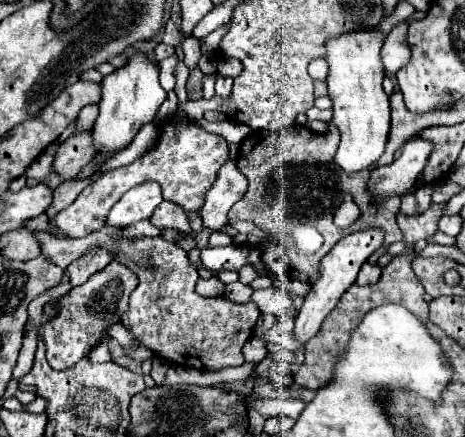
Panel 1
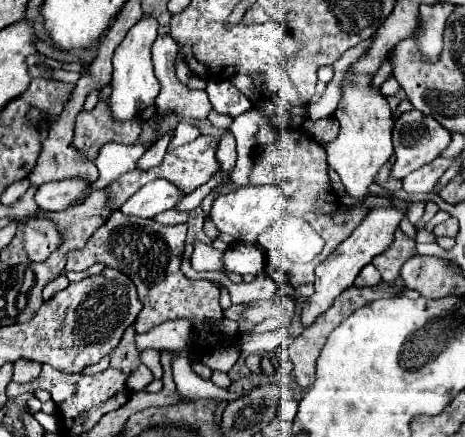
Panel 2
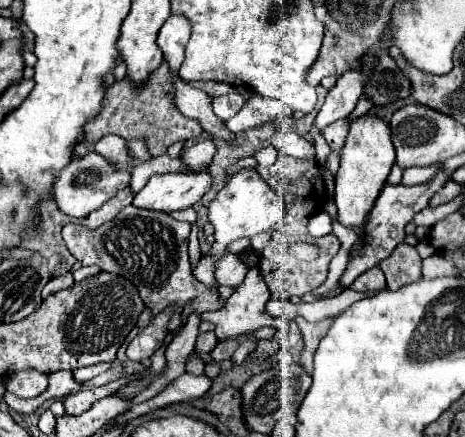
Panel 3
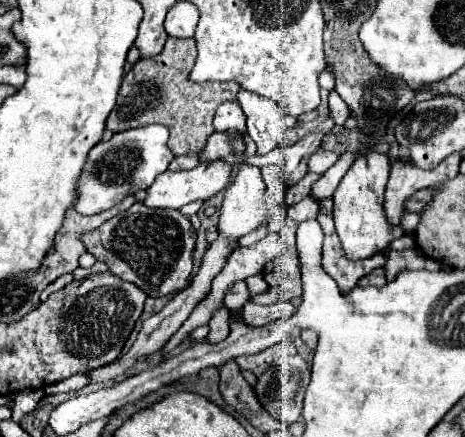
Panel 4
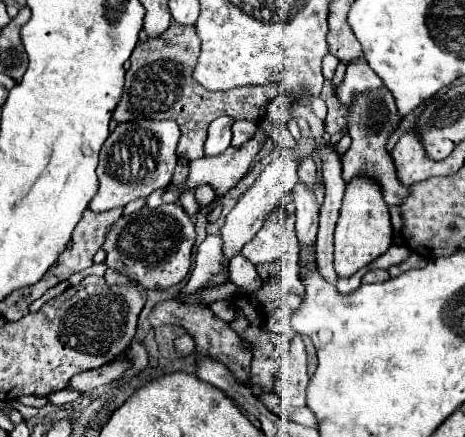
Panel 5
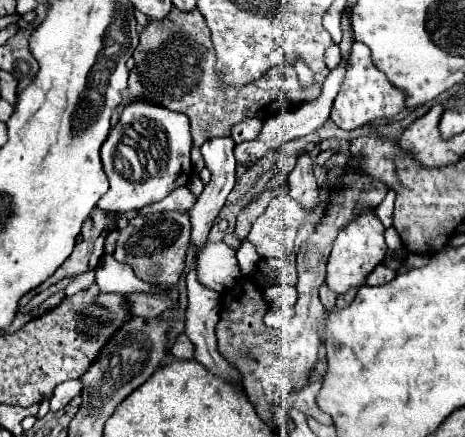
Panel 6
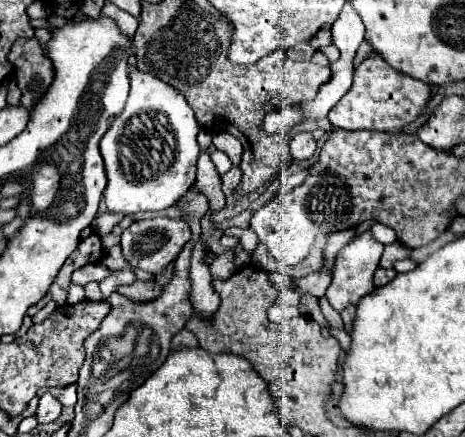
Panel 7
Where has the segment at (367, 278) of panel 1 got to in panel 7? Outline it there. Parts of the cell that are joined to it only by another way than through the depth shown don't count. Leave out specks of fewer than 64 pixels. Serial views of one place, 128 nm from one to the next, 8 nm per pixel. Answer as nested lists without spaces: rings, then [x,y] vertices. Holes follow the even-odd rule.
[[[378,268],[376,270],[376,274],[374,274],[374,284],[376,286],[384,286],[384,284],[388,284],[392,278],[396,276],[396,270],[394,268]]]

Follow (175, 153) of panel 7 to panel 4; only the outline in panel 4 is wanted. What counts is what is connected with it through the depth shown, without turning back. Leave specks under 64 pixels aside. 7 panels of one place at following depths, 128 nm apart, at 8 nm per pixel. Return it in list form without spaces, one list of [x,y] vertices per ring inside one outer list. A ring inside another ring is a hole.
[[[150,124],[136,130],[126,130],[114,134],[108,142],[98,142],[88,152],[88,160],[76,184],[78,196],[72,208],[78,214],[90,216],[116,206],[124,196],[130,196],[136,190],[146,190],[152,184],[152,180],[158,174],[162,174],[174,160],[174,154],[166,146],[166,142],[168,142],[168,130],[162,124]]]

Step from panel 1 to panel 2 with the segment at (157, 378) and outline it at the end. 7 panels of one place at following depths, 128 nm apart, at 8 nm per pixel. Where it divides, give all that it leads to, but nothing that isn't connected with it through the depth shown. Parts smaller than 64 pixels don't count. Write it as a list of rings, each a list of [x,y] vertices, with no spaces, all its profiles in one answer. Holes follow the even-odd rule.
[[[144,350],[144,352],[140,352],[140,356],[142,356],[142,362],[152,370],[152,374],[154,374],[154,378],[162,378],[162,364],[160,364],[160,352],[156,352],[156,350]]]

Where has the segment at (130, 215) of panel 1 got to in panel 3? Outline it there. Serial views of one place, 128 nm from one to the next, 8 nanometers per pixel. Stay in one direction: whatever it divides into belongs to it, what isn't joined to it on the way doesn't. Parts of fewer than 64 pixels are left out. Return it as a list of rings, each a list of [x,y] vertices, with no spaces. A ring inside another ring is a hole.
[[[156,174],[148,184],[134,196],[132,206],[174,212],[196,204],[204,192],[210,188],[210,174]]]

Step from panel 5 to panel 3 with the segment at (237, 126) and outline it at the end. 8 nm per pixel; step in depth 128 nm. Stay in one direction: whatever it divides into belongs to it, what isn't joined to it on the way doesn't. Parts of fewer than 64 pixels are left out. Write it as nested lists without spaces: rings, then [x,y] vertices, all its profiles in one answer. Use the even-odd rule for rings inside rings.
[[[200,140],[194,146],[184,148],[180,152],[180,160],[188,172],[204,172],[212,162],[214,152],[216,152],[216,146],[212,140]]]

